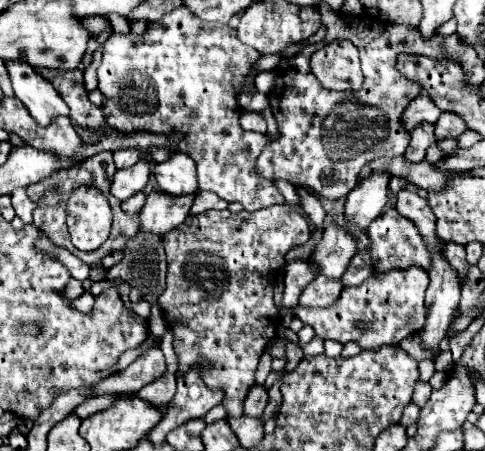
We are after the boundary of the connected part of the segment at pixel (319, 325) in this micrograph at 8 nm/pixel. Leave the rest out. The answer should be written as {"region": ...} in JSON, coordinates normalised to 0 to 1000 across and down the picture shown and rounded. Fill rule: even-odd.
{"region":[[[845,590],[837,599],[808,599],[779,616],[759,616],[742,634],[709,639],[701,661],[676,683],[623,683],[610,678],[606,696],[647,727],[664,754],[693,754],[701,763],[734,758],[746,776],[775,776],[788,767],[812,767],[845,741],[862,741],[874,723],[878,683],[874,647],[882,639],[882,608]]]}

